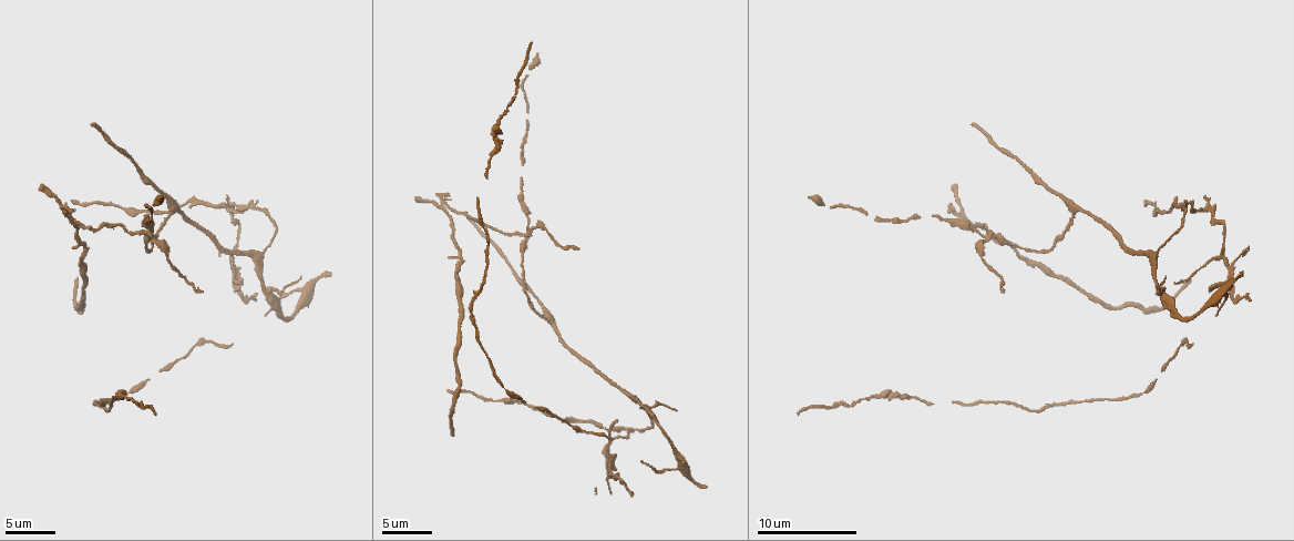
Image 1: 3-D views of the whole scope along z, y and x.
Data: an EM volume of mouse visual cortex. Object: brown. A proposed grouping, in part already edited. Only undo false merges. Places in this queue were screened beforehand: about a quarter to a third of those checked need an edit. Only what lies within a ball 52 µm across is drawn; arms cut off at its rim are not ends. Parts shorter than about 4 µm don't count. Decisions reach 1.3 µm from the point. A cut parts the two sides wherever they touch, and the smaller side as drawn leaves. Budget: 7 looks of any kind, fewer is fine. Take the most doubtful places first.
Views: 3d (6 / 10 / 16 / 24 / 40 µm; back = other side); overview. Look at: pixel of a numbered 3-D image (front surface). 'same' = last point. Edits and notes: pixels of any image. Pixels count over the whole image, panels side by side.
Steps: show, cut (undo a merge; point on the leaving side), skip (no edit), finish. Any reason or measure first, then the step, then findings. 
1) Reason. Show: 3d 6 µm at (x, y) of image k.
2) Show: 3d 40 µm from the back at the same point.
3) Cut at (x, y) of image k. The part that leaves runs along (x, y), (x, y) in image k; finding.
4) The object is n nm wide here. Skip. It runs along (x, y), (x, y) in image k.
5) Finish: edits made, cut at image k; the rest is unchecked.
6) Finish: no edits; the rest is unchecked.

Show: 3d 16 µm at (265, 252) of image 1.

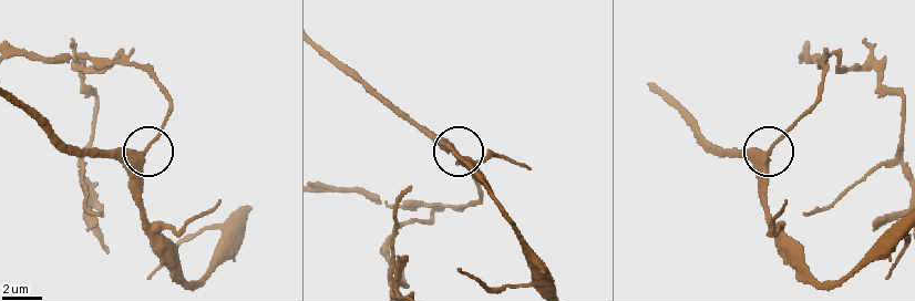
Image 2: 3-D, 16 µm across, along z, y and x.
The side arm is 29 µm long. Skip. All the same cell.

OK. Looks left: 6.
Show: 3d 10 µm at (627, 431) of image 1.

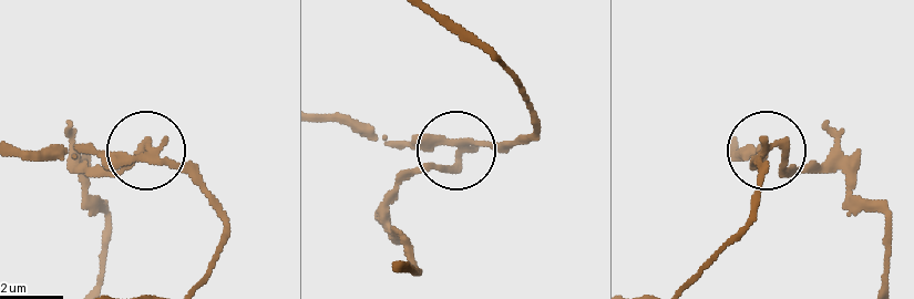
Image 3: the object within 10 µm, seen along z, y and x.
Cut at (424, 167) of image 3. The part that leaves runs along (153, 151), (108, 174), (76, 174), (108, 229), (100, 285) in image 3; two cells meet here.

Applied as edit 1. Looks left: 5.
Show: overview.

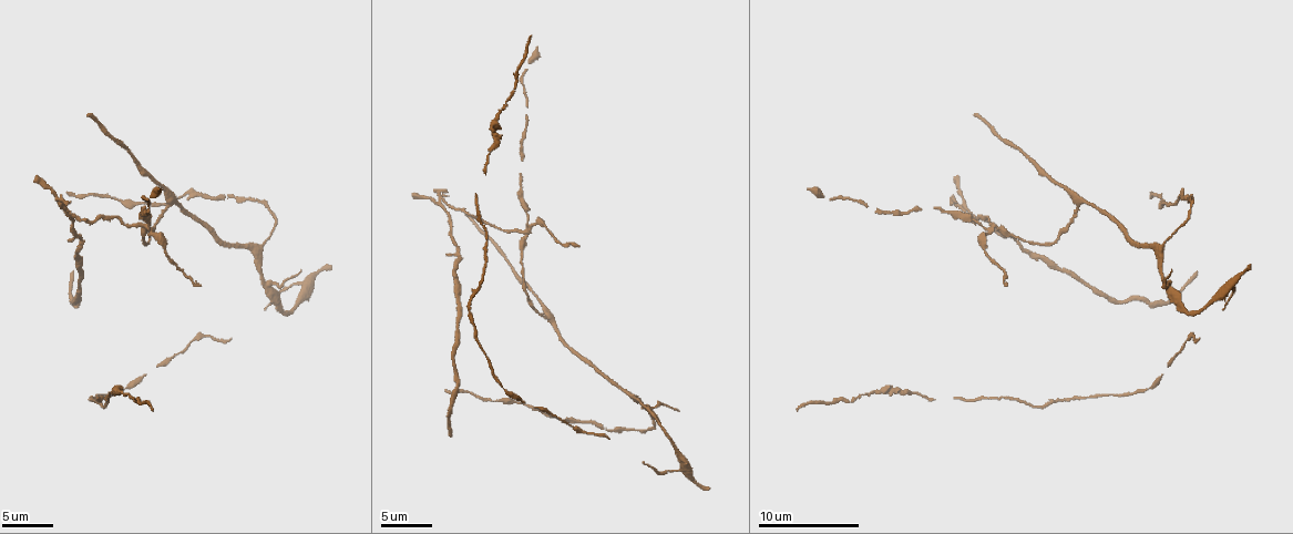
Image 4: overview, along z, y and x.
Thin arm on a thick one. Show: 3d 10 µm at (144, 226) of image 4.

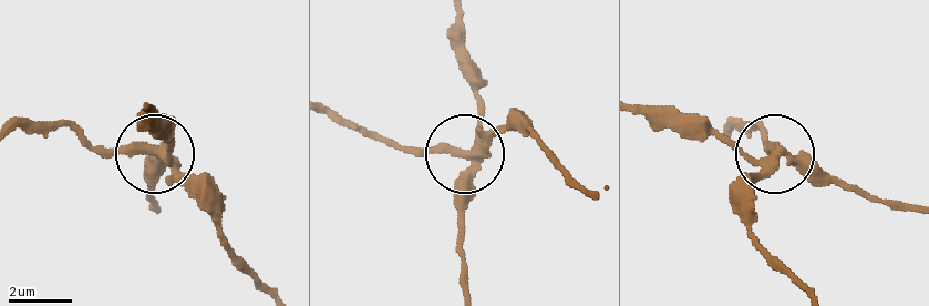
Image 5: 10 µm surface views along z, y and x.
The side arm is 22 µm long. Cut at (205, 177) of image 5. The part that leaves runs along (478, 154), (417, 154), (330, 119) in image 5; two cells meet here.

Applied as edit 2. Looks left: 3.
Finish: edits made, cut at image 3, cut at image 5; the rest is unchecked.

